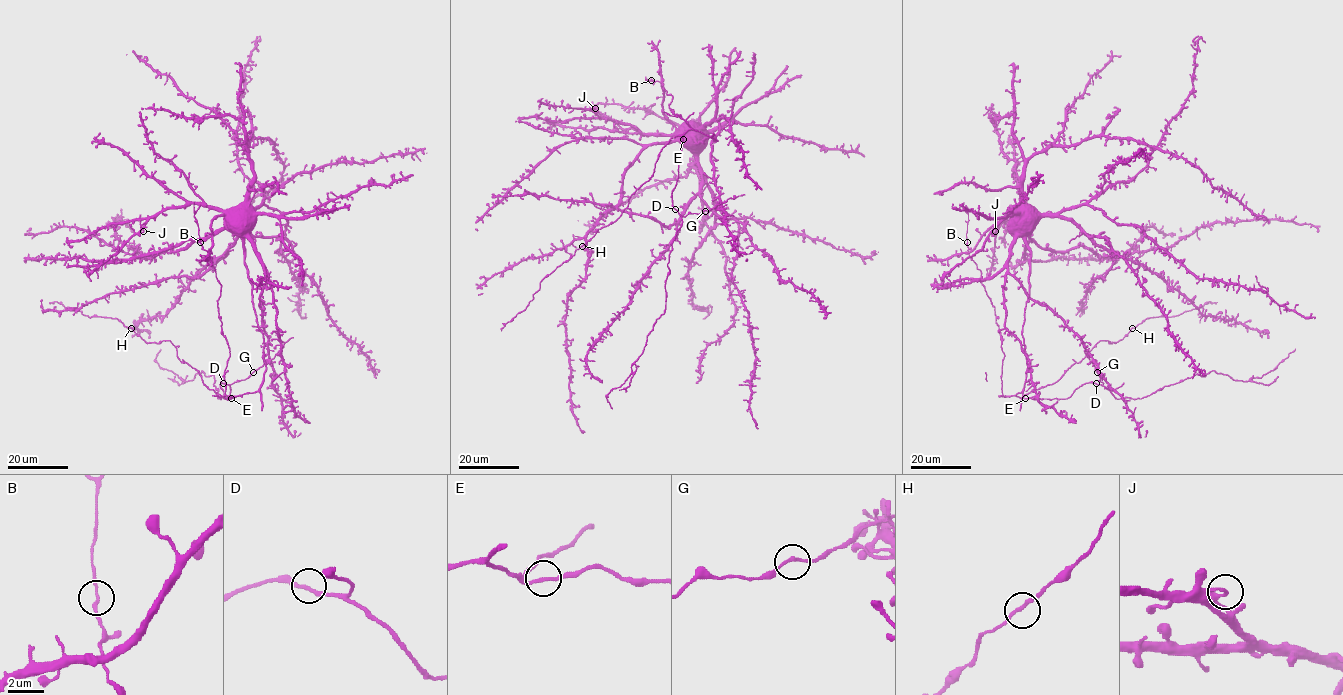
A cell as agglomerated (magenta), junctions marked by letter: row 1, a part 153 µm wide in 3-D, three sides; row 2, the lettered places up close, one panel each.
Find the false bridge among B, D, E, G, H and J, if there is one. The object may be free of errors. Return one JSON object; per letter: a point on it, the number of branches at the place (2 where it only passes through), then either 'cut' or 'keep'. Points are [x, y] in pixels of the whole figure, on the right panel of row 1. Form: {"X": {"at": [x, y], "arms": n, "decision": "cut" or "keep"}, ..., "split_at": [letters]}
{"B": {"at": [967, 242], "arms": 2, "decision": "keep"}, "D": {"at": [1096, 383], "arms": 2, "decision": "keep"}, "E": {"at": [1025, 398], "arms": 2, "decision": "keep"}, "G": {"at": [1097, 372], "arms": 2, "decision": "keep"}, "H": {"at": [1132, 328], "arms": 2, "decision": "keep"}, "J": {"at": [995, 231], "arms": 2, "decision": "keep"}, "split_at": []}

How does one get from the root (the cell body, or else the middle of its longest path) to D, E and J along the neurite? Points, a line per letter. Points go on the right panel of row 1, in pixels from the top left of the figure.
D: (1029, 290), (1022, 328), (1026, 381), (1024, 389), (1015, 395), (1023, 399), (1065, 399), (1081, 385), (1096, 383)
E: (1029, 290), (1022, 328), (1026, 381), (1024, 389), (1015, 395), (1025, 398)
J: (1029, 290), (1030, 247), (1018, 233), (1020, 204), (1006, 212), (995, 231)

